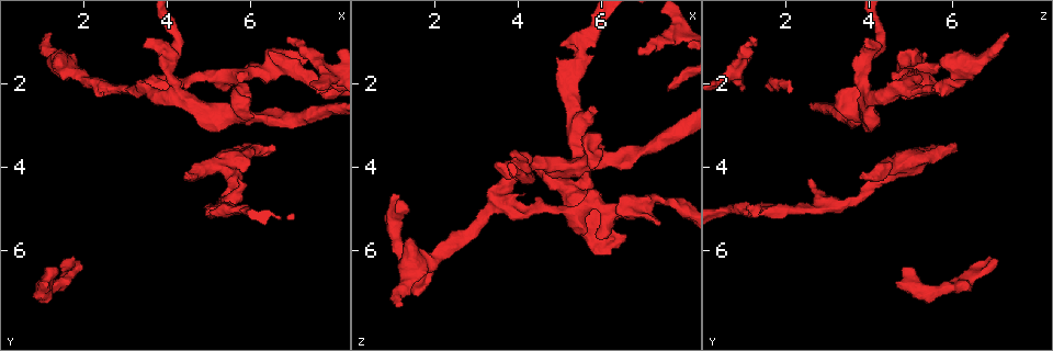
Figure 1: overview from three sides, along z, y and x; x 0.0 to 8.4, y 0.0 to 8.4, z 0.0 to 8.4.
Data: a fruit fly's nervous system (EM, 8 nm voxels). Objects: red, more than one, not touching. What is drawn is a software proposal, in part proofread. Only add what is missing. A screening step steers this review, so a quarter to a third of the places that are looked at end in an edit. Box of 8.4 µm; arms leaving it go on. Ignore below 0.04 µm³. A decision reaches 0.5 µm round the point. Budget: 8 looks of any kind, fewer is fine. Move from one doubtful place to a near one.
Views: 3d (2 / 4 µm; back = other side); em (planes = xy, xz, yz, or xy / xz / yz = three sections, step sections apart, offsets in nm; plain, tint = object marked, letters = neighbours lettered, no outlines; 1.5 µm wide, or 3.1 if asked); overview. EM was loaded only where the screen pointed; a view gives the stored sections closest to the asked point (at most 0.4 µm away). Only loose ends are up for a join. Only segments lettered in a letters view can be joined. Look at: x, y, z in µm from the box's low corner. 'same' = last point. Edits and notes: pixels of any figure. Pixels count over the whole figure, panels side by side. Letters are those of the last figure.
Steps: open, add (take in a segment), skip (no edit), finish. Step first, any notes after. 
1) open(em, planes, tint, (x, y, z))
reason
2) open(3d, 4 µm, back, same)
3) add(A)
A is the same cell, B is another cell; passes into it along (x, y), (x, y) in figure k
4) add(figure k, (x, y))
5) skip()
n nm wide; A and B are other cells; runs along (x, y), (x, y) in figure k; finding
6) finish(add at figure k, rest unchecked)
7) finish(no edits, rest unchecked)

open(3d, 2 µm, (5.65, 4.30, 2.60))
free end

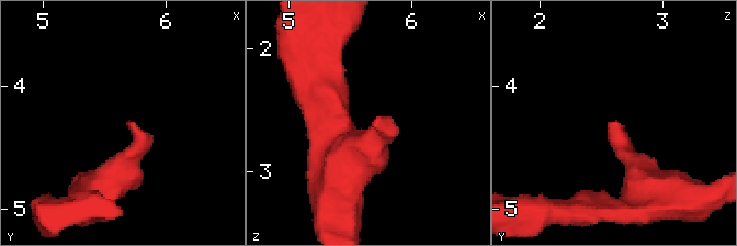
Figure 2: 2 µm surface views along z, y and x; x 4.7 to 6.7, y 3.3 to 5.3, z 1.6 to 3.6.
open(em, planes, letters, (5.68, 4.28, 2.62))

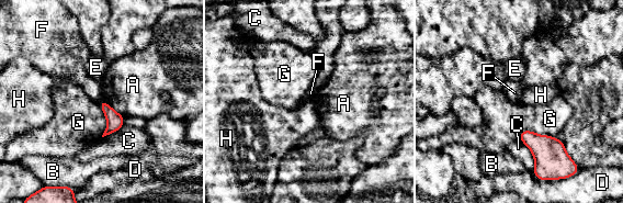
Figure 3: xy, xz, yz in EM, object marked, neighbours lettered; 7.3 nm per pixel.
skip()
A, B, C, D, E, F, G and H are other cells; border along (102, 99), (99, 102) in figure 3; no lettered segment goes on from it

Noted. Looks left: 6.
open(3d, 4 µm, (7.35, 1.35, 5.35))
an open end

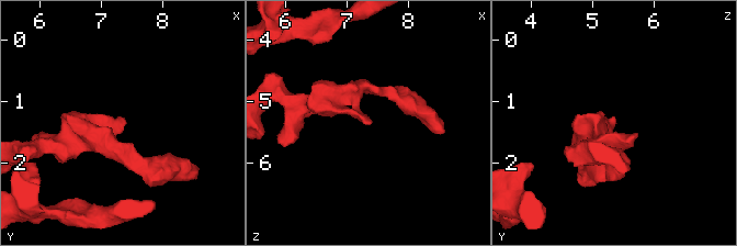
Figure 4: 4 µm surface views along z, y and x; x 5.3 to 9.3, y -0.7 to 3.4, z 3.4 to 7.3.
open(em, xy, step 4, letters, (7.35, 1.30, 5.40))
need the tissue

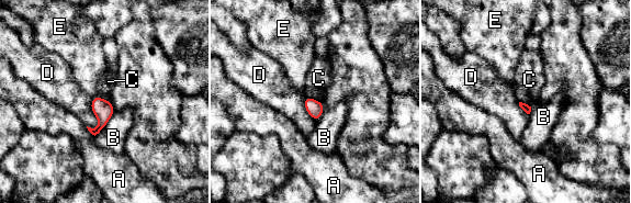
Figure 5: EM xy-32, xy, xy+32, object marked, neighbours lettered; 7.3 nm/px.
skip()
A, B, C, D and E are other cells; border along (306, 96), (322, 103) in figure 5; none of them fits

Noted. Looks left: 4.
open(em, planes, letters, (7.00, 0.90, 1.15))
an open end

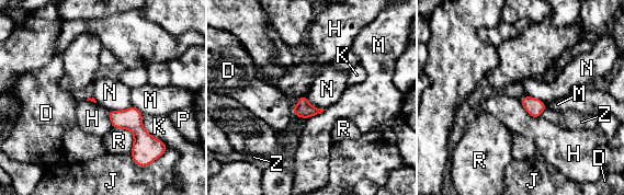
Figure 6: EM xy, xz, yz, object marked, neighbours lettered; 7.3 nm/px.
skip()
D, H, J, K, M, N, P, R and Z are other cells; border along (132, 105), (122, 110), (109, 110) in figure 6; no lettered segment goes on from it

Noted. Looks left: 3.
finish(no edits, rest unchecked)

